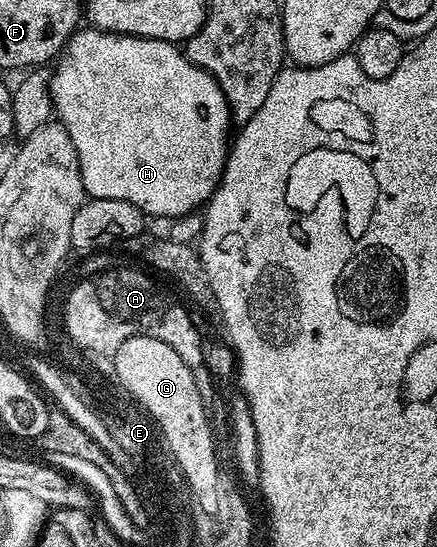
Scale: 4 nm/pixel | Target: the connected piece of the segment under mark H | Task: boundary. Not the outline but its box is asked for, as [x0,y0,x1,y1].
[51,30,233,221]

